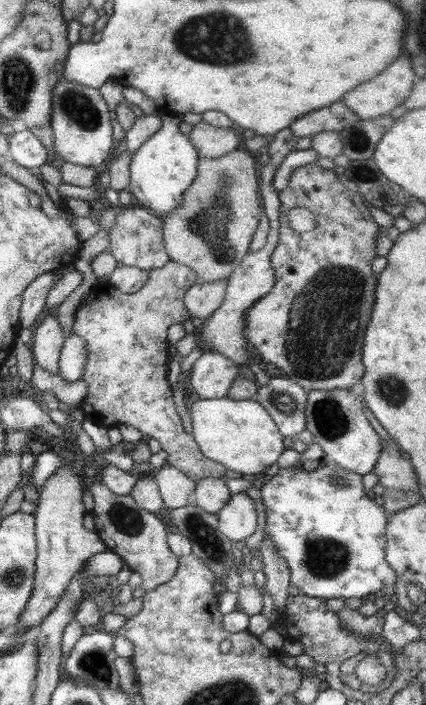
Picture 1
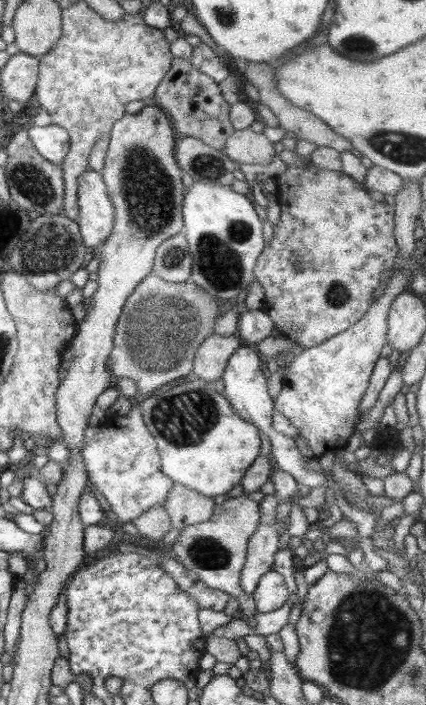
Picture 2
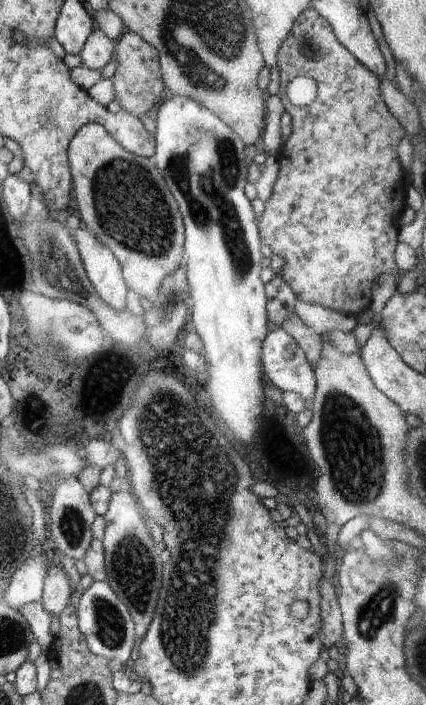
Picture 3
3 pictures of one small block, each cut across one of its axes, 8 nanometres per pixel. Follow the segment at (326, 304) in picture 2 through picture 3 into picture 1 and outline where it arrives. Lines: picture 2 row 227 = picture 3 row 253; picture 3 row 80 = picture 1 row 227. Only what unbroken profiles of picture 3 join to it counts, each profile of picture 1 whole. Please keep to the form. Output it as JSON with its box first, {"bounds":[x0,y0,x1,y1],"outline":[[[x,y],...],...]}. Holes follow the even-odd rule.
{"bounds":[245,163,381,390],"outline":[[[315,163],[305,164],[299,166],[292,171],[289,176],[289,183],[279,193],[280,203],[280,226],[279,226],[279,240],[278,245],[270,256],[272,261],[272,269],[276,274],[276,282],[272,287],[272,290],[268,291],[262,298],[245,312],[245,324],[246,324],[246,339],[250,343],[251,348],[258,351],[262,355],[261,364],[264,365],[274,364],[276,368],[280,368],[287,377],[294,382],[297,382],[302,388],[308,390],[334,390],[341,389],[354,389],[359,387],[361,378],[364,374],[364,363],[362,362],[362,340],[364,340],[364,332],[366,332],[366,326],[368,326],[368,320],[370,320],[370,314],[372,314],[372,306],[374,306],[374,288],[376,288],[376,276],[372,272],[372,262],[376,258],[376,239],[381,231],[379,227],[372,220],[372,216],[369,212],[369,205],[364,198],[353,188],[345,188],[338,177],[335,170],[324,169],[317,166]],[[292,208],[306,208],[314,214],[314,229],[308,233],[298,233],[290,227],[288,223],[288,212]]]}

